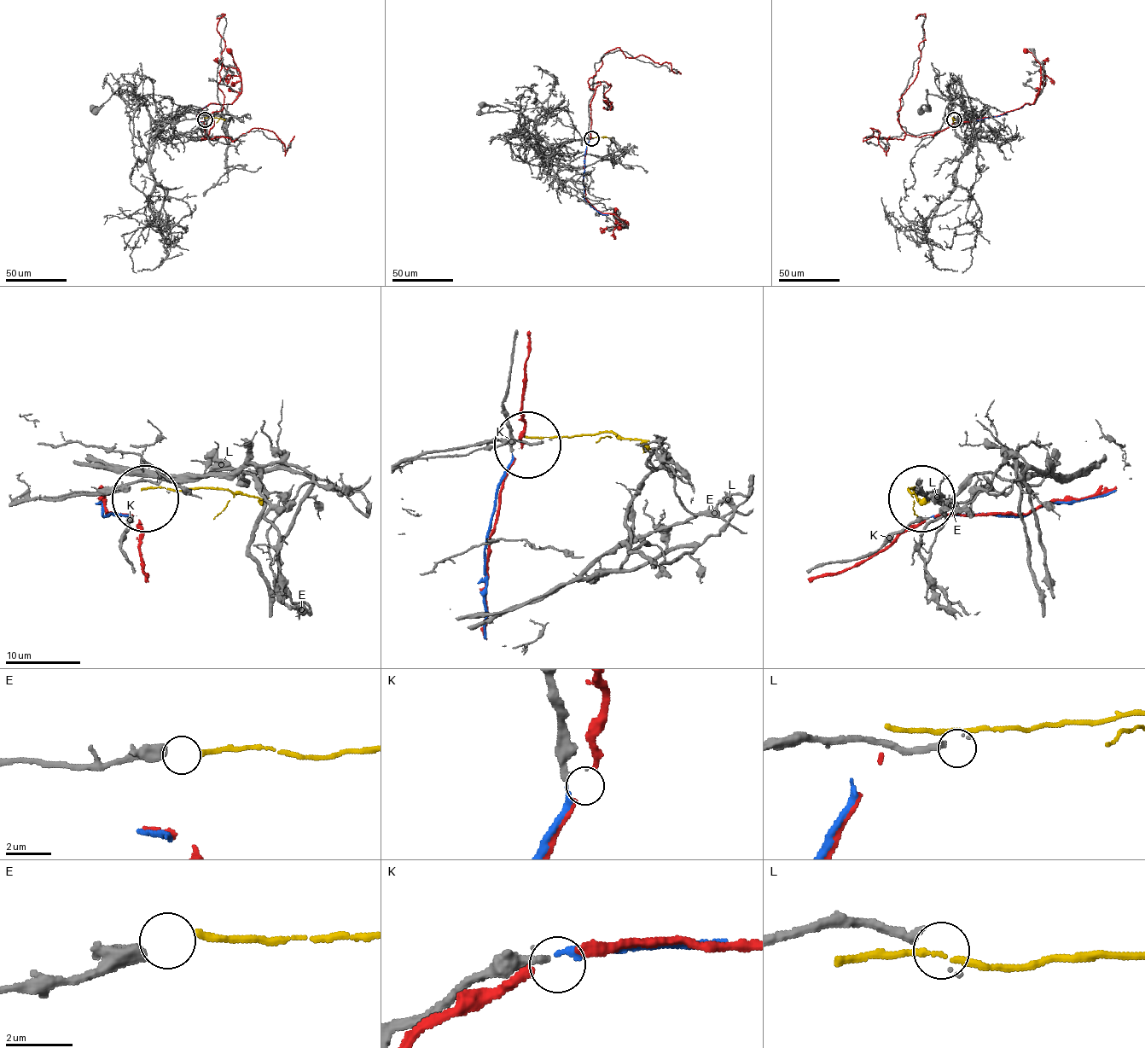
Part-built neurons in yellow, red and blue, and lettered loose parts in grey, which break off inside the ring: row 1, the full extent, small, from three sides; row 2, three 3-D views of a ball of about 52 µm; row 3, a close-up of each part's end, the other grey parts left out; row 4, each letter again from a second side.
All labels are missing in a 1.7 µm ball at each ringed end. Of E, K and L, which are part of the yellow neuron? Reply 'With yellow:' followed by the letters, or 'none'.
With yellow: E

